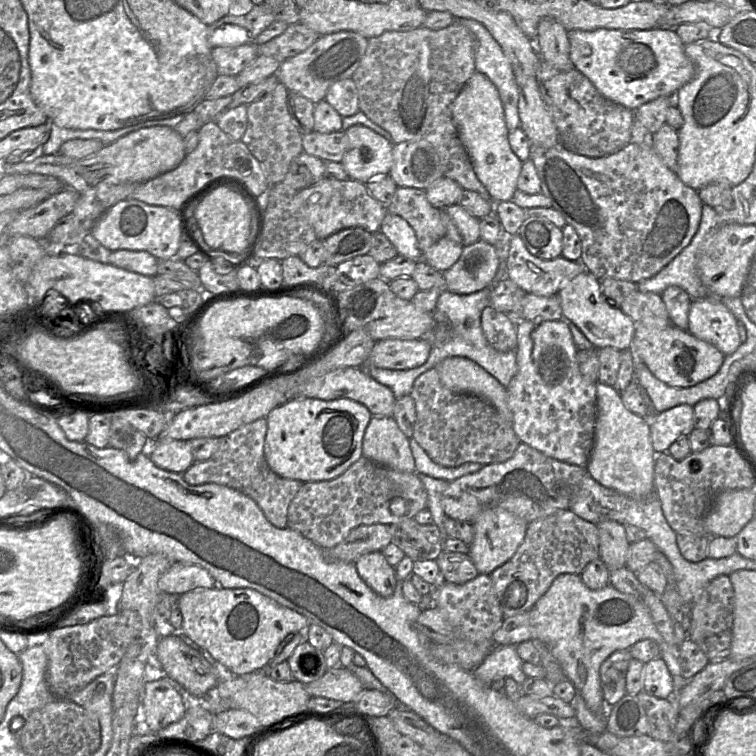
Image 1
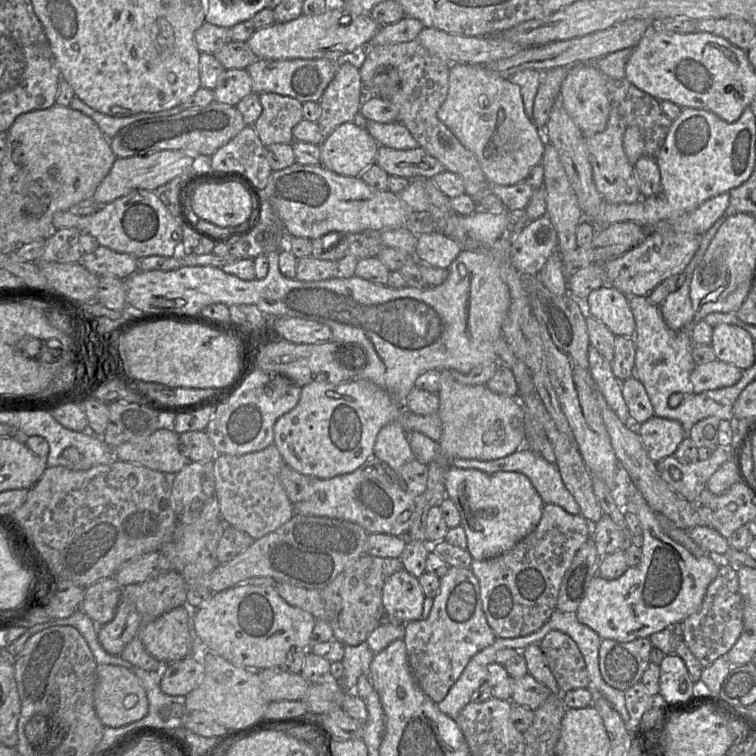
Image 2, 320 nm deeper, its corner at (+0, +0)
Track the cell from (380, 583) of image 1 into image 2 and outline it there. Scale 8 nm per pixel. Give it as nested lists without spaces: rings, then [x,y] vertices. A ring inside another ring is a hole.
[[[403,569],[391,575],[383,586],[384,610],[395,623],[420,620],[425,598],[418,578]]]

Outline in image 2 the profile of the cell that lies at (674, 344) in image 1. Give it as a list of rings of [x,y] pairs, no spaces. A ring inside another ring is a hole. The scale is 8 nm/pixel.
[[[720,360],[697,364],[690,375],[695,393],[729,387],[736,384],[742,370]]]

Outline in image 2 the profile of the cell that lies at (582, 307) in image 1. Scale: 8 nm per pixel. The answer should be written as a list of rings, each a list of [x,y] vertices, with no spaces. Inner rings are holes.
[[[611,285],[592,291],[584,301],[587,314],[602,322],[615,336],[634,338],[636,324],[628,297]]]

